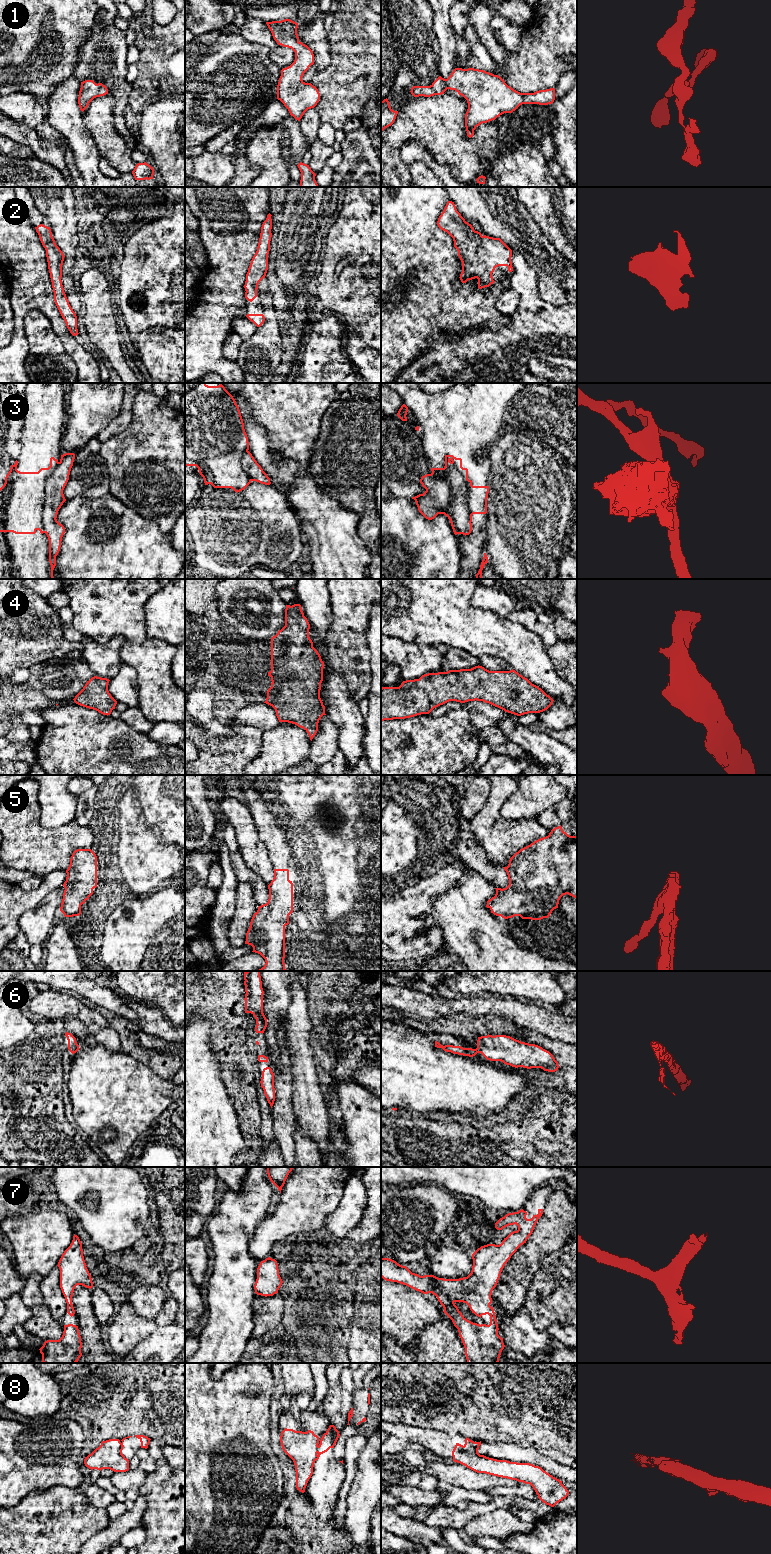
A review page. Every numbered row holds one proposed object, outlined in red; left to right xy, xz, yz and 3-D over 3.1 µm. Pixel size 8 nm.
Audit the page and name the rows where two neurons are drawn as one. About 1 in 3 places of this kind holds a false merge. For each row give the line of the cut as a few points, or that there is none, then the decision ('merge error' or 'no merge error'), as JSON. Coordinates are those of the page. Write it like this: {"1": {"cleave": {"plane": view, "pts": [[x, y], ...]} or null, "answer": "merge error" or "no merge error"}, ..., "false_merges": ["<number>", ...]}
{"1": {"cleave": null, "answer": "no merge error"}, "2": {"cleave": null, "answer": "no merge error"}, "3": {"cleave": {"plane": "xy", "pts": [[59, 462], [45, 482], [44, 532]]}, "answer": "merge error"}, "4": {"cleave": null, "answer": "no merge error"}, "5": {"cleave": null, "answer": "no merge error"}, "6": {"cleave": null, "answer": "no merge error"}, "7": {"cleave": null, "answer": "no merge error"}, "8": {"cleave": {"plane": "xz", "pts": [[318, 1446], [316, 1452]]}, "answer": "merge error"}, "false_merges": ["3", "8"]}

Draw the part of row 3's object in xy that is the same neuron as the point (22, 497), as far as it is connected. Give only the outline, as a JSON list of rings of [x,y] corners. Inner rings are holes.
[[[50,458],[50,466],[41,468],[38,472],[20,472],[18,461],[11,465],[5,477],[5,483],[0,488],[0,532],[15,534],[35,534],[37,530],[45,533],[43,527],[43,508],[45,503],[45,482],[47,477],[58,465],[58,460]]]

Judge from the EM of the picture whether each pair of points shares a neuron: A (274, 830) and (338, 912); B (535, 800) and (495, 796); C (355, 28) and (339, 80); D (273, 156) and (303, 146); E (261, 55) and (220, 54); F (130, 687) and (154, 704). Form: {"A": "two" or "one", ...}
{"A": "one", "B": "two", "C": "one", "D": "one", "E": "one", "F": "two"}

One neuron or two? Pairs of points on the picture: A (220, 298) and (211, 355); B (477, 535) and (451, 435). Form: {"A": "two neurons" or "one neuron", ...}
{"A": "one neuron", "B": "one neuron"}

